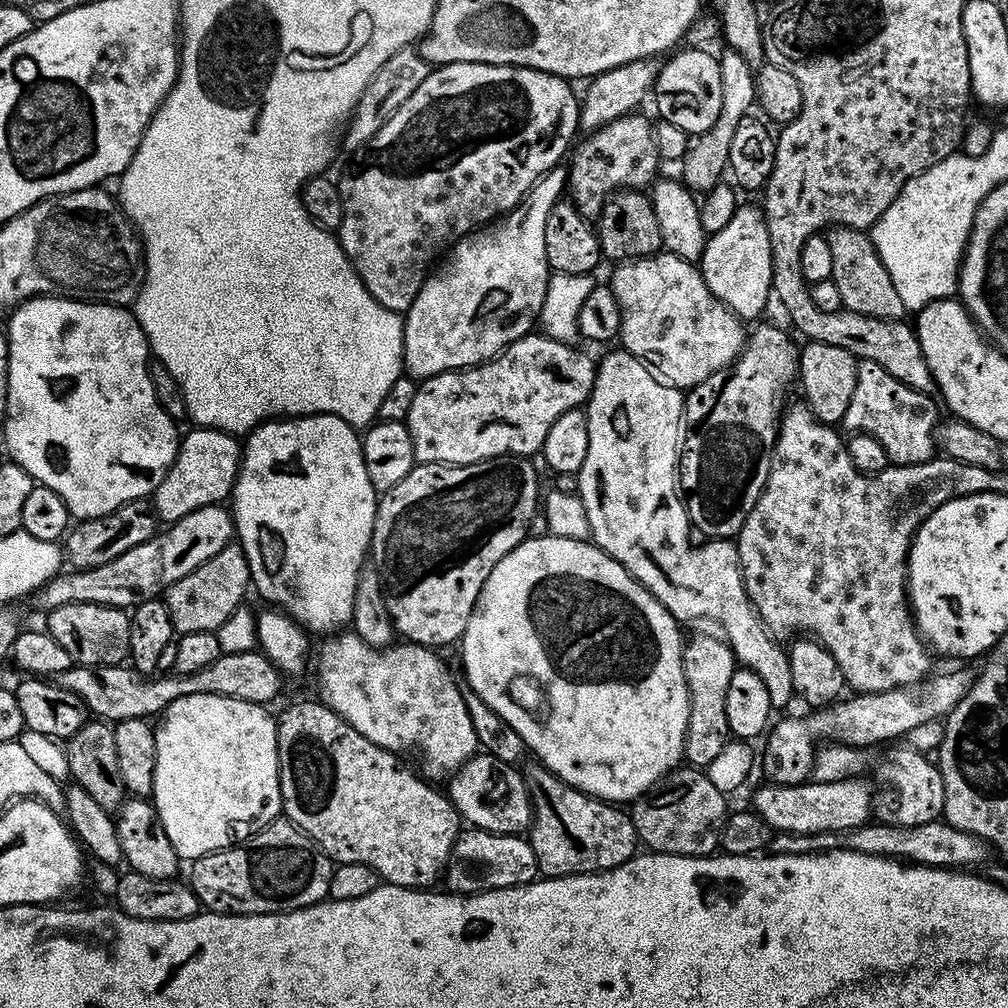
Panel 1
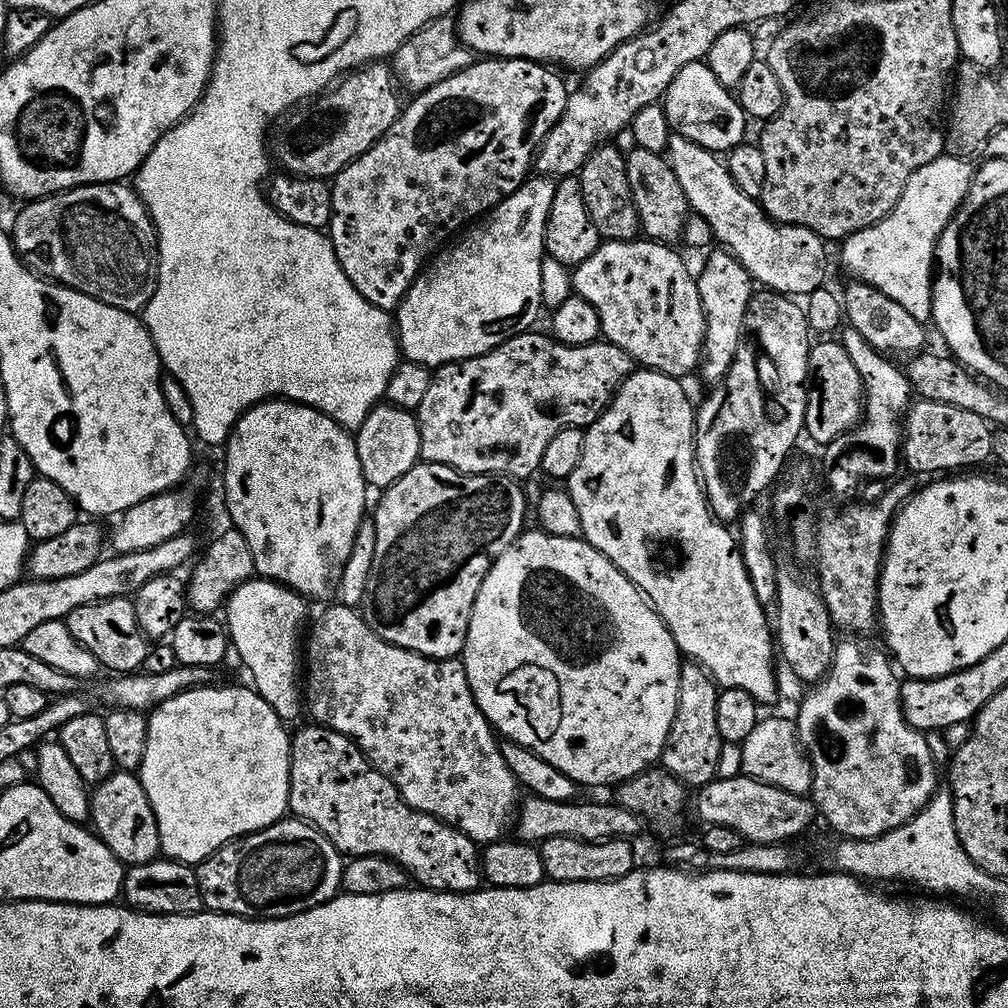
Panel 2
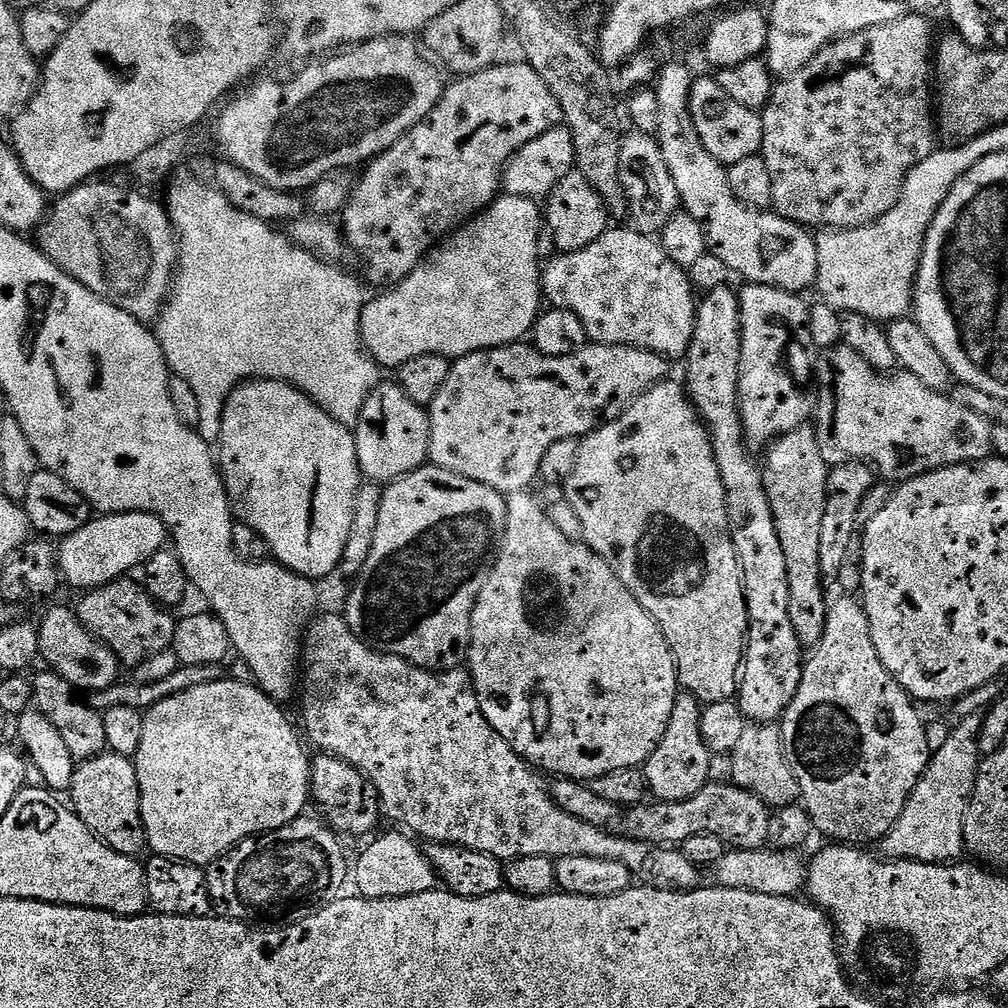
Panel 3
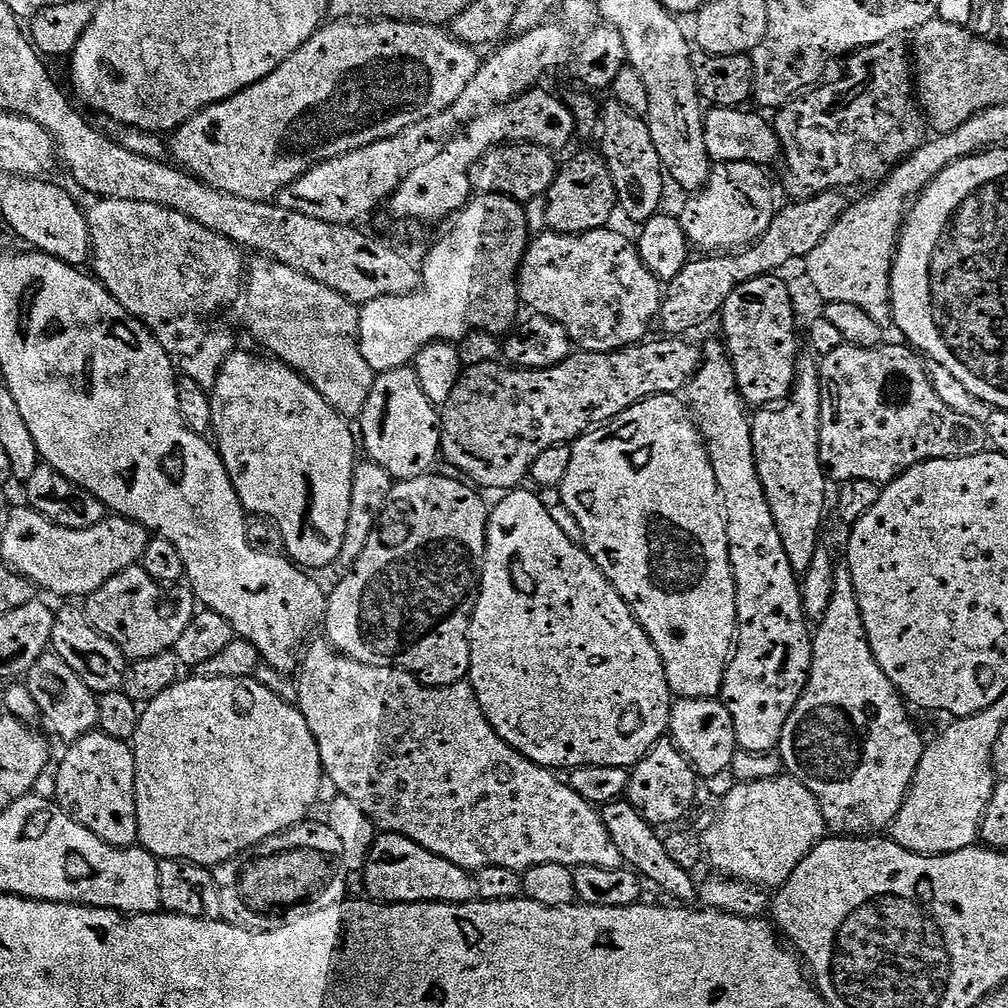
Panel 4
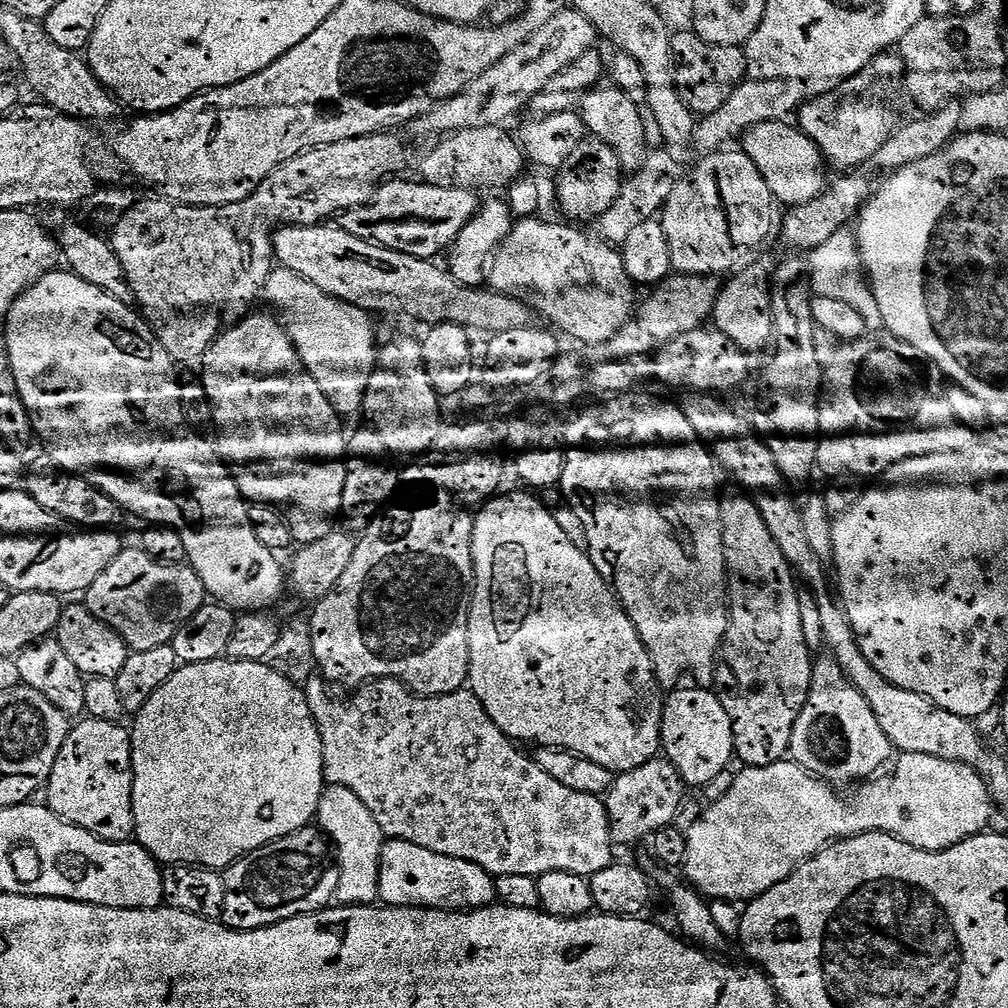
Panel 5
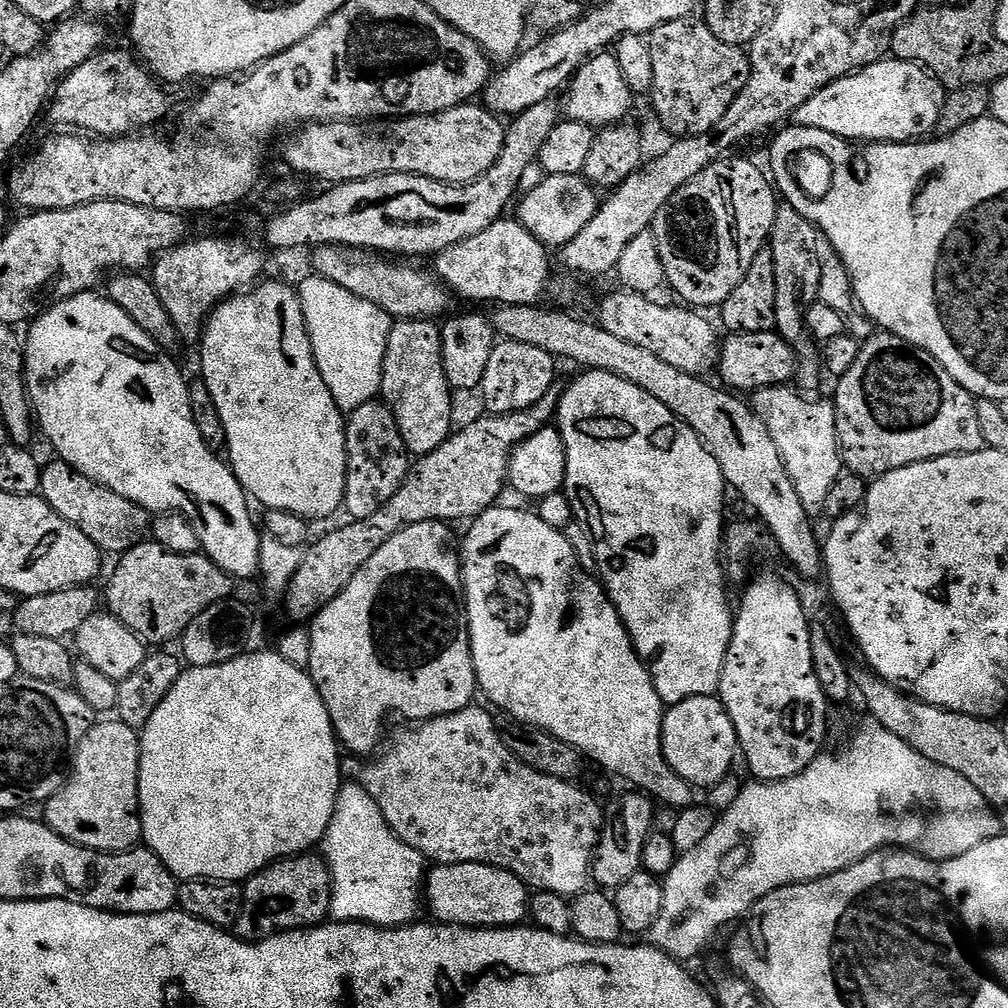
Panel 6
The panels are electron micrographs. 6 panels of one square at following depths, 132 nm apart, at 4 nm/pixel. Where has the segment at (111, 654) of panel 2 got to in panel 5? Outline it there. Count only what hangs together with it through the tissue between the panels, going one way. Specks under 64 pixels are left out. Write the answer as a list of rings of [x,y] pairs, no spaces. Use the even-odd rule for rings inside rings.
[[[139,546],[125,547],[118,558],[94,578],[86,593],[90,614],[116,631],[132,652],[171,644],[181,626],[190,622],[205,602],[202,578],[198,578],[192,567],[187,563],[163,564],[150,558]]]

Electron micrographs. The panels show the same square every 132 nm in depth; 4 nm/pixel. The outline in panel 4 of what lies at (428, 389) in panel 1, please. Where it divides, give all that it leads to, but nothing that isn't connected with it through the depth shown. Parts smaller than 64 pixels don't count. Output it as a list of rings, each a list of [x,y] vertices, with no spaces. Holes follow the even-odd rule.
[[[664,338],[666,340],[652,340],[633,344],[631,348],[622,348],[619,352],[582,352],[567,356],[558,366],[553,368],[514,368],[507,362],[495,364],[492,360],[484,360],[481,364],[469,363],[458,378],[458,386],[454,386],[454,394],[450,394],[448,401],[442,405],[440,412],[440,451],[443,459],[449,460],[457,468],[461,477],[467,478],[473,485],[484,488],[504,488],[500,490],[516,490],[521,487],[523,480],[529,479],[534,458],[542,454],[542,450],[550,450],[550,446],[555,444],[571,445],[580,439],[585,432],[593,427],[603,426],[618,414],[622,414],[630,406],[638,402],[648,400],[651,396],[671,396],[680,394],[687,389],[688,384],[694,378],[696,371],[700,369],[702,363],[702,352],[699,347],[695,348],[688,338]]]

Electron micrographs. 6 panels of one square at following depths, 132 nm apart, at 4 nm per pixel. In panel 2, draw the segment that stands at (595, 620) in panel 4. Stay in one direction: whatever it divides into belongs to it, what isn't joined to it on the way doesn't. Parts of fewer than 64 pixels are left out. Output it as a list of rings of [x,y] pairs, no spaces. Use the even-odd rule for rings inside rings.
[[[543,530],[525,531],[517,538],[499,560],[493,564],[486,578],[487,584],[504,584],[504,568],[524,568],[516,580],[524,580],[528,576],[528,568],[560,568],[564,576],[572,576],[580,588],[588,588],[592,596],[600,596],[608,608],[612,608],[612,616],[616,616],[616,628],[620,628],[620,644],[616,644],[616,652],[608,652],[596,668],[580,668],[576,672],[576,692],[568,692],[572,688],[572,672],[556,660],[556,656],[548,656],[548,668],[552,672],[540,672],[540,692],[544,692],[544,680],[548,680],[548,692],[552,692],[552,684],[560,684],[560,708],[520,708],[520,692],[532,692],[532,680],[524,676],[524,680],[508,680],[508,692],[516,692],[516,696],[508,696],[508,700],[516,700],[516,704],[504,704],[504,680],[500,680],[500,672],[496,672],[496,664],[488,668],[488,676],[496,676],[496,680],[480,680],[476,672],[480,672],[480,664],[476,668],[464,668],[472,687],[474,698],[482,710],[482,714],[491,722],[493,729],[505,741],[538,754],[554,770],[562,770],[566,778],[570,778],[577,786],[584,784],[613,784],[619,786],[626,780],[632,780],[639,772],[646,772],[663,757],[666,738],[670,738],[670,726],[674,726],[674,714],[678,714],[678,682],[682,667],[682,653],[674,642],[670,630],[664,625],[664,619],[656,613],[648,602],[647,596],[636,587],[610,558],[606,558],[593,544],[581,538],[558,538]]]

